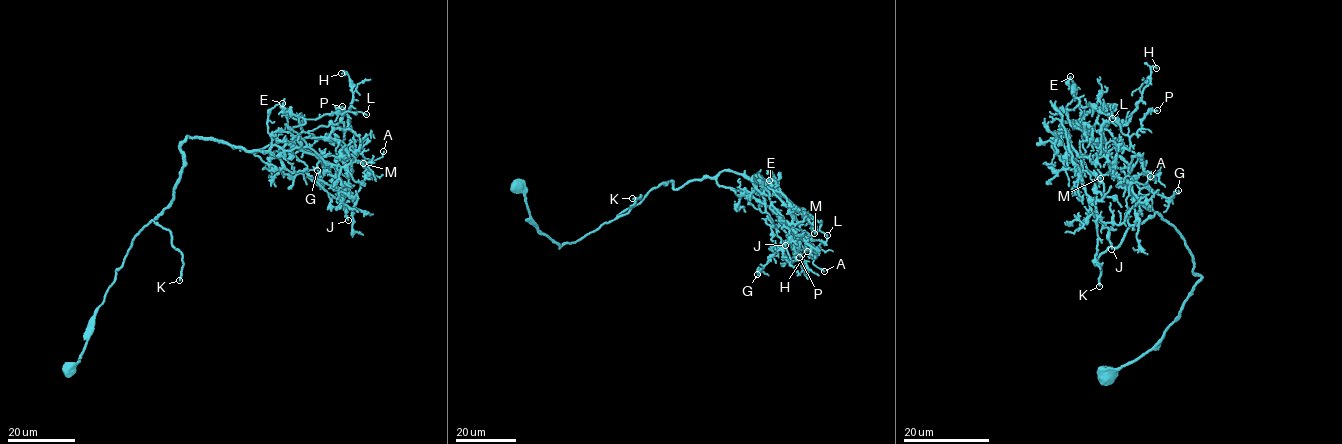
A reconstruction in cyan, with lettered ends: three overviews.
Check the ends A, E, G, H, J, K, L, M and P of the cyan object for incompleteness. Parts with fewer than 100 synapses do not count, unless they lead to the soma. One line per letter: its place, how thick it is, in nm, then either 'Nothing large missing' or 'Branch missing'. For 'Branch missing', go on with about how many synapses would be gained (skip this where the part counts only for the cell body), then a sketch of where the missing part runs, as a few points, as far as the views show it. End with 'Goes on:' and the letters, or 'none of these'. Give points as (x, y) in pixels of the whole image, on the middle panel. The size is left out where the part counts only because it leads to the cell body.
A: Place: (824, 271). Thickness 130 nm. Nothing large missing
E: Place: (769, 180). Thickness 110 nm. Nothing large missing
G: Place: (757, 274). Thickness 130 nm. Nothing large missing
H: Place: (807, 251). Thickness 120 nm. Nothing large missing
J: Place: (785, 245). Thickness 120 nm. Nothing large missing
K: Place: (632, 198). Thickness 190 nm. Branch missing. Roughly 120 synapses. Course of what is missing: (632, 198), (621, 212), (636, 229), (629, 227), (618, 240), (594, 231)
L: Place: (827, 235). Thickness 130 nm. Nothing large missing
M: Place: (814, 233). Thickness 130 nm. Nothing large missing
P: Place: (799, 257). Thickness 130 nm. Nothing large missing
Goes on: K

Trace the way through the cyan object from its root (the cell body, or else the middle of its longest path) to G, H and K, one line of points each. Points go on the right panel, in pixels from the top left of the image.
G: (1107, 375), (1162, 338), (1201, 276), (1109, 165), (1114, 106), (1081, 116), (1127, 179), (1178, 190)
H: (1107, 375), (1162, 338), (1201, 278), (1109, 165), (1114, 106), (1077, 122), (1082, 136), (1124, 125), (1156, 68)
K: (1107, 375), (1162, 338), (1201, 276), (1193, 272), (1184, 238), (1156, 213), (1100, 255), (1099, 286)

